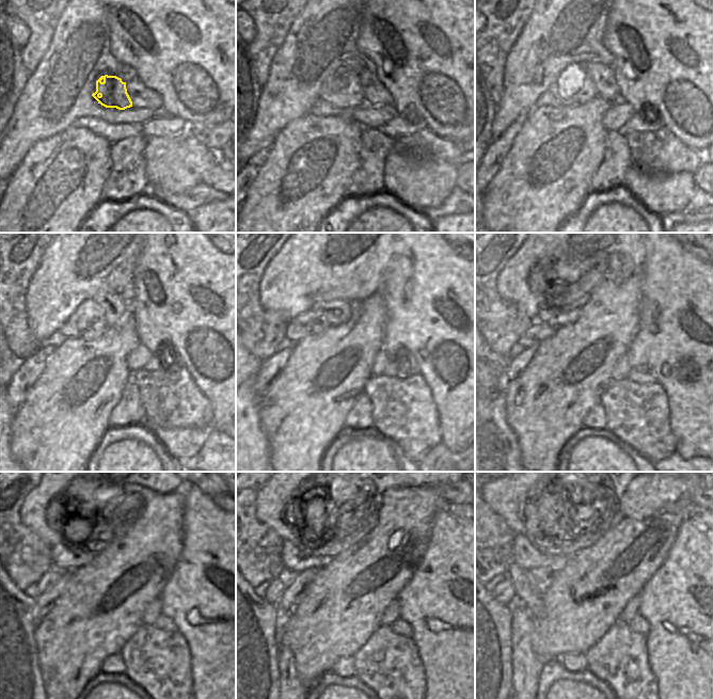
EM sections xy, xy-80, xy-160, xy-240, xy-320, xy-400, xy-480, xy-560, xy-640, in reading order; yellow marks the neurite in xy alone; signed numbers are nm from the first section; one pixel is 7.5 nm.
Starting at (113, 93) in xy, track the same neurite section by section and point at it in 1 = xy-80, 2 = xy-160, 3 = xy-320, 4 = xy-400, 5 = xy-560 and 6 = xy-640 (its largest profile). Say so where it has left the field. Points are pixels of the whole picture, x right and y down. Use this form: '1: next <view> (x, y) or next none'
1: next xy-80 (343, 90)
2: next xy-160 (580, 89)
3: next xy-320 (311, 322)
4: next xy-400 (538, 331)
5: next xy-560 (272, 593)
6: next xy-640 (504, 592)

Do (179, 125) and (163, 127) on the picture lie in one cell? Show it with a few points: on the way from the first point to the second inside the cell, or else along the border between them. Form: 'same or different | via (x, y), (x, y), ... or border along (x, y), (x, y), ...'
same | via (175, 125), (168, 126)

